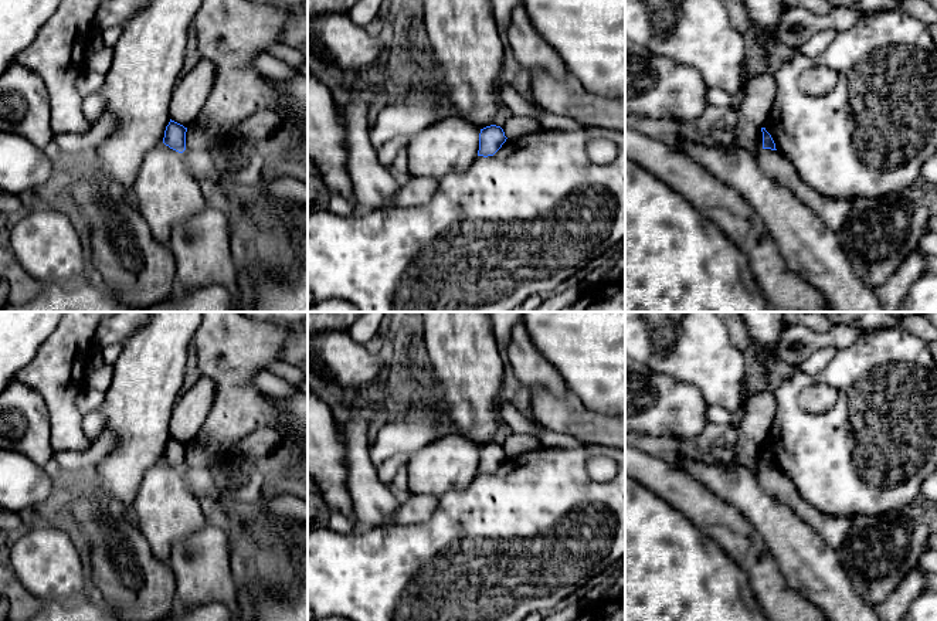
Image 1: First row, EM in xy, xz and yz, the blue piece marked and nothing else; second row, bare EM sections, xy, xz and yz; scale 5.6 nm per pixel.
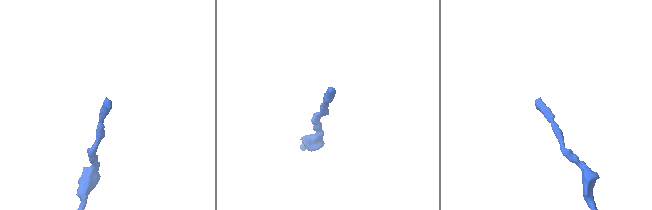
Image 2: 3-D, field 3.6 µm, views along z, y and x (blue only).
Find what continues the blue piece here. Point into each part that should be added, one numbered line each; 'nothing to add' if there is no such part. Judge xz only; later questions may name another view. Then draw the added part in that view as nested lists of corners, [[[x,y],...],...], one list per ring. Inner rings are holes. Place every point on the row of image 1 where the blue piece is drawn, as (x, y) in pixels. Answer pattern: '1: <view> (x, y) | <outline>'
nothing to add

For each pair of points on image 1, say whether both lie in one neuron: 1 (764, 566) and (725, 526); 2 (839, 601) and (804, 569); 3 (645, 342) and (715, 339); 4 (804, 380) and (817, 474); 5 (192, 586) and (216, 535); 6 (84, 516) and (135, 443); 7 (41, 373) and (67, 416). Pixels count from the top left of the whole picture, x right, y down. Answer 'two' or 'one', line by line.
1: one
2: one
3: one
4: one
5: one
6: two
7: one

